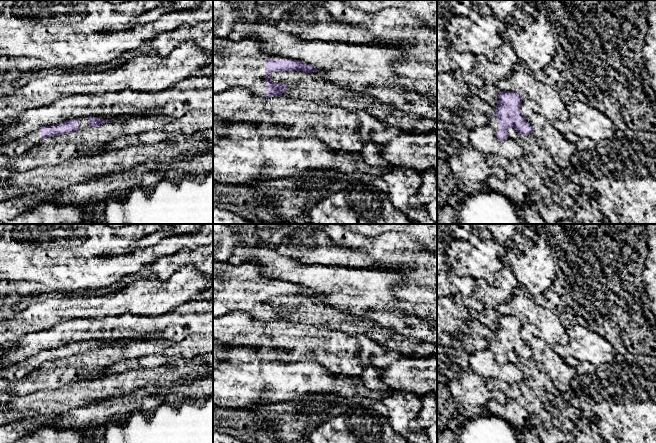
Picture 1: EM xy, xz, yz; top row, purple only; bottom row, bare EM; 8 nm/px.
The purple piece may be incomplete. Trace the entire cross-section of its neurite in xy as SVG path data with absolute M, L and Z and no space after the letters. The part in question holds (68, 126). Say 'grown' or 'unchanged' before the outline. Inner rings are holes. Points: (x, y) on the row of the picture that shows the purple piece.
grown | M117 116L117 117L91 117L70 119L56 125L42 126L38 130L26 134L25 136L12 140L6 144L0 145L0 154L8 156L16 156L23 154L34 145L40 143L47 137L53 137L60 134L68 134L77 132L91 127L100 127L108 121L123 121L133 116Z

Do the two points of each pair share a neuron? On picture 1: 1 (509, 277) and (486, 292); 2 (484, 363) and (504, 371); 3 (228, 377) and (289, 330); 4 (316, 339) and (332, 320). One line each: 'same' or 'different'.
1: same
2: same
3: different
4: different

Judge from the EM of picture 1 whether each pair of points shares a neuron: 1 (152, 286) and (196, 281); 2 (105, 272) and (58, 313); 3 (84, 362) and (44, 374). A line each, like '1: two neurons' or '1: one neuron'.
1: one neuron
2: two neurons
3: one neuron

